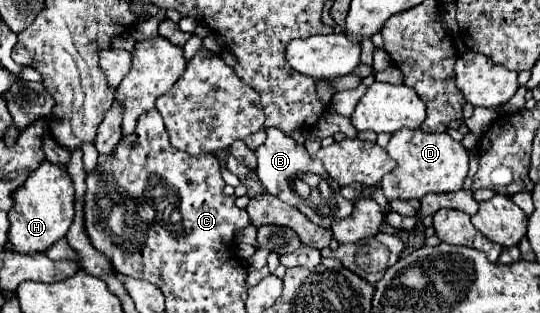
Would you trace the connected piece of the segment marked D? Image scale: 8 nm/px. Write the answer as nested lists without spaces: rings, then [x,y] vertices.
[[[400,129],[392,135],[388,155],[398,163],[396,169],[384,175],[380,189],[388,201],[420,199],[426,193],[452,193],[462,189],[468,175],[468,151],[448,133],[424,133],[420,129]]]

